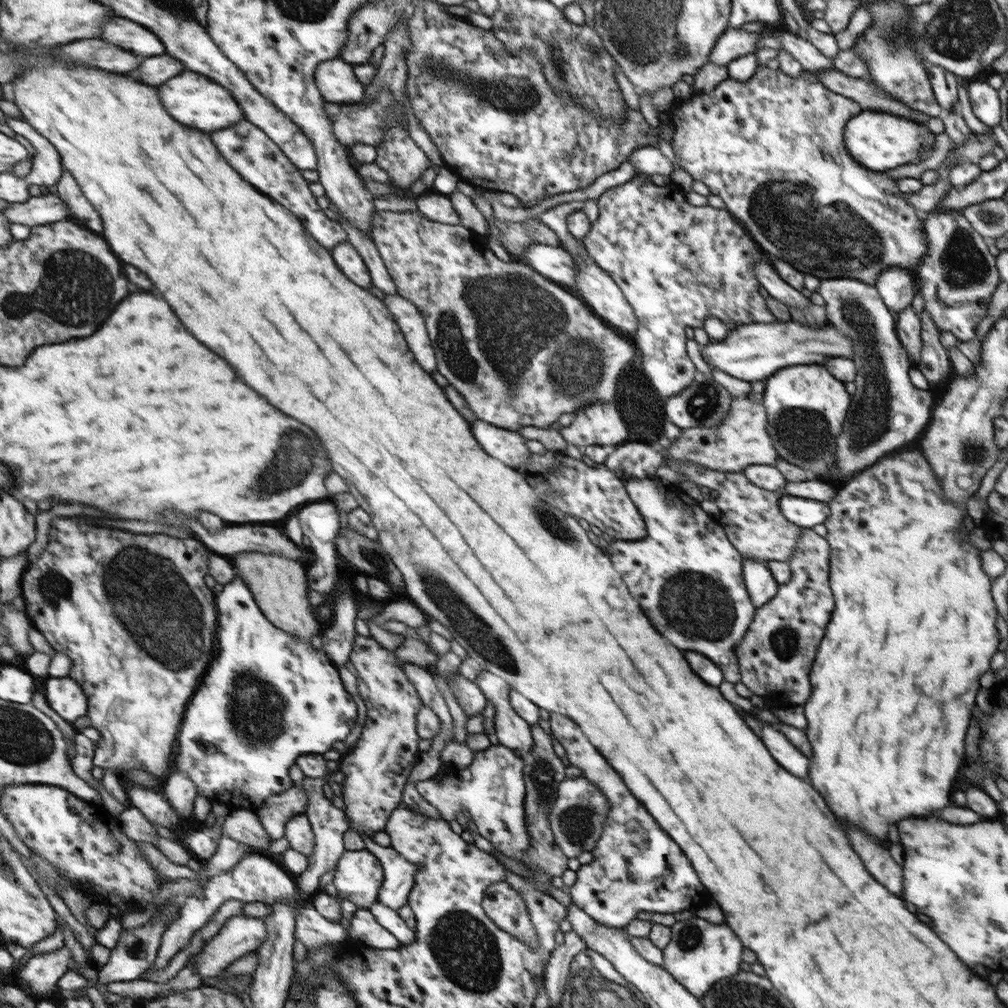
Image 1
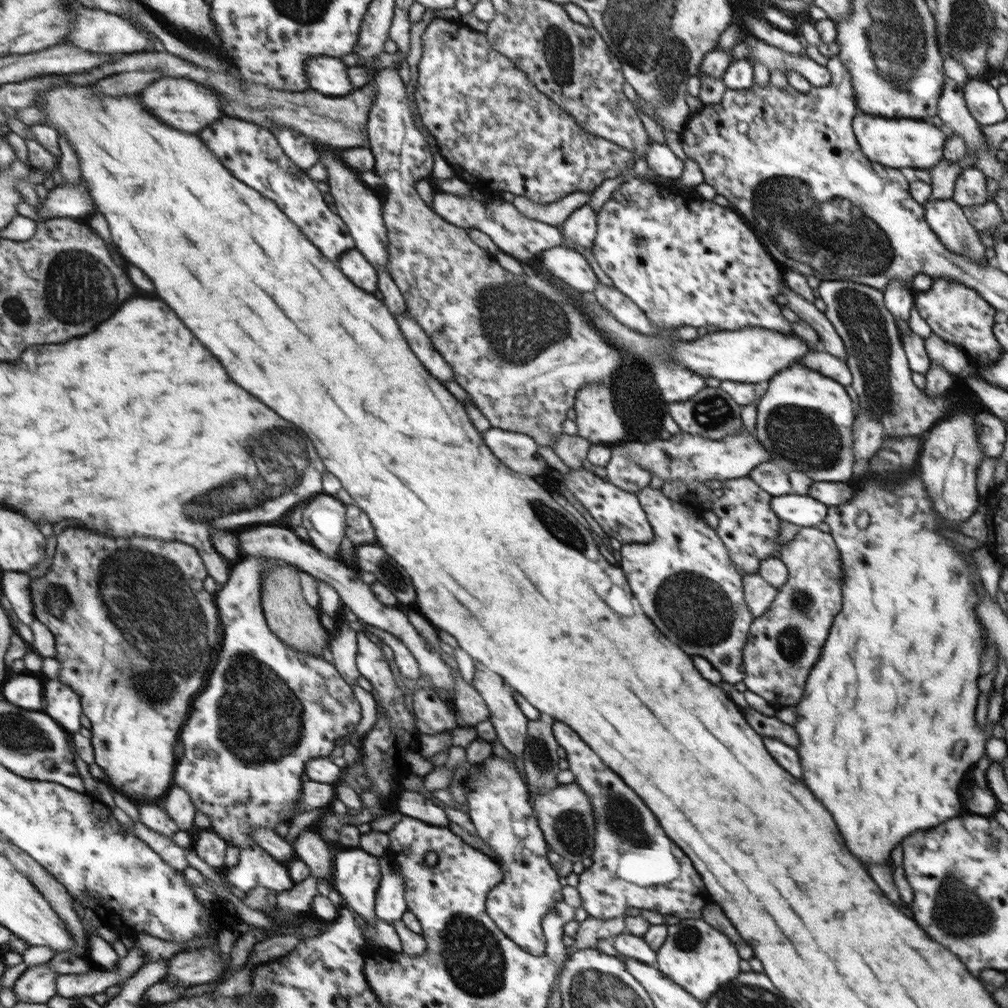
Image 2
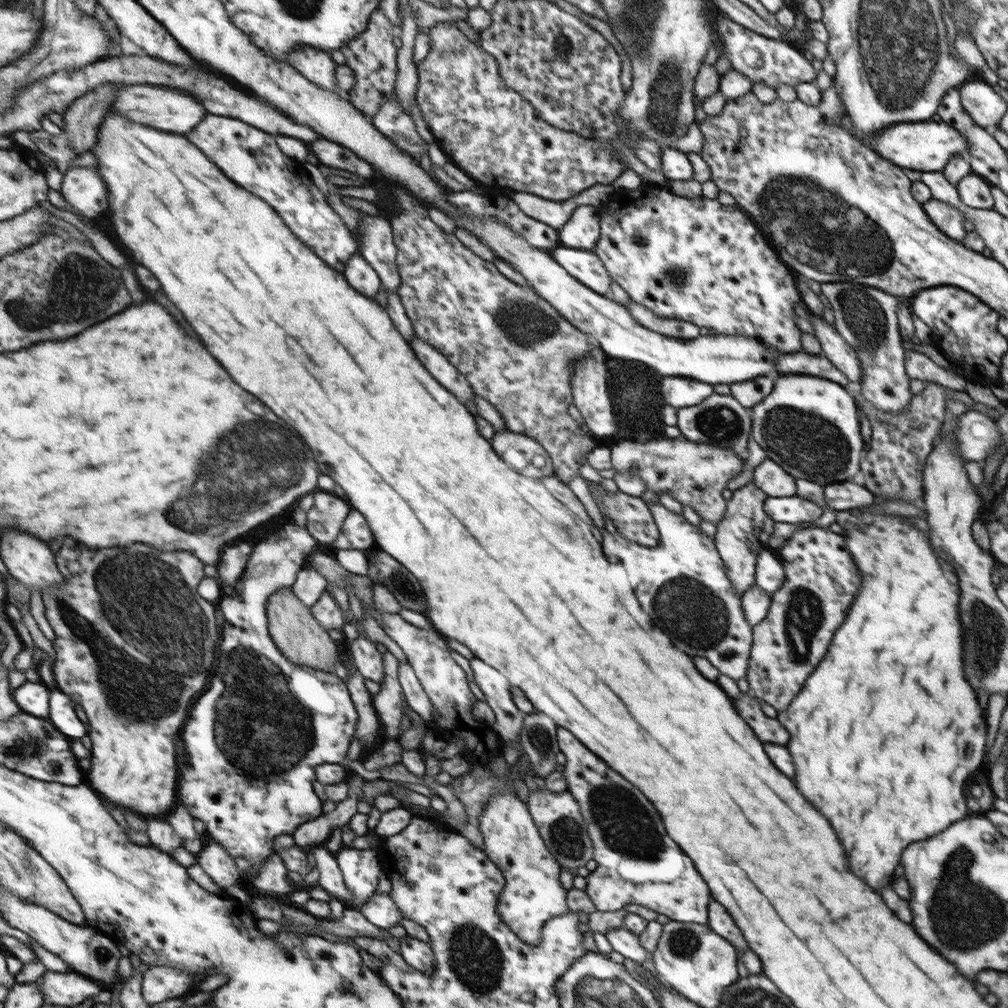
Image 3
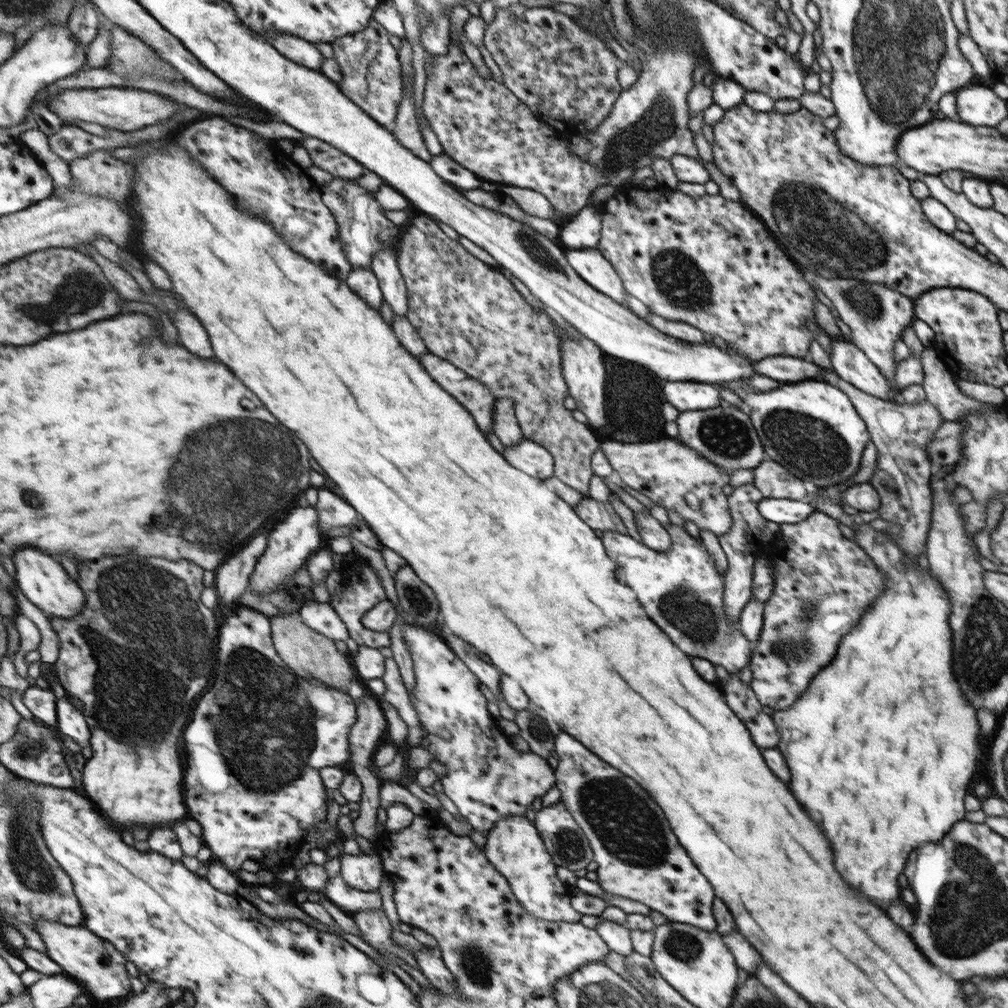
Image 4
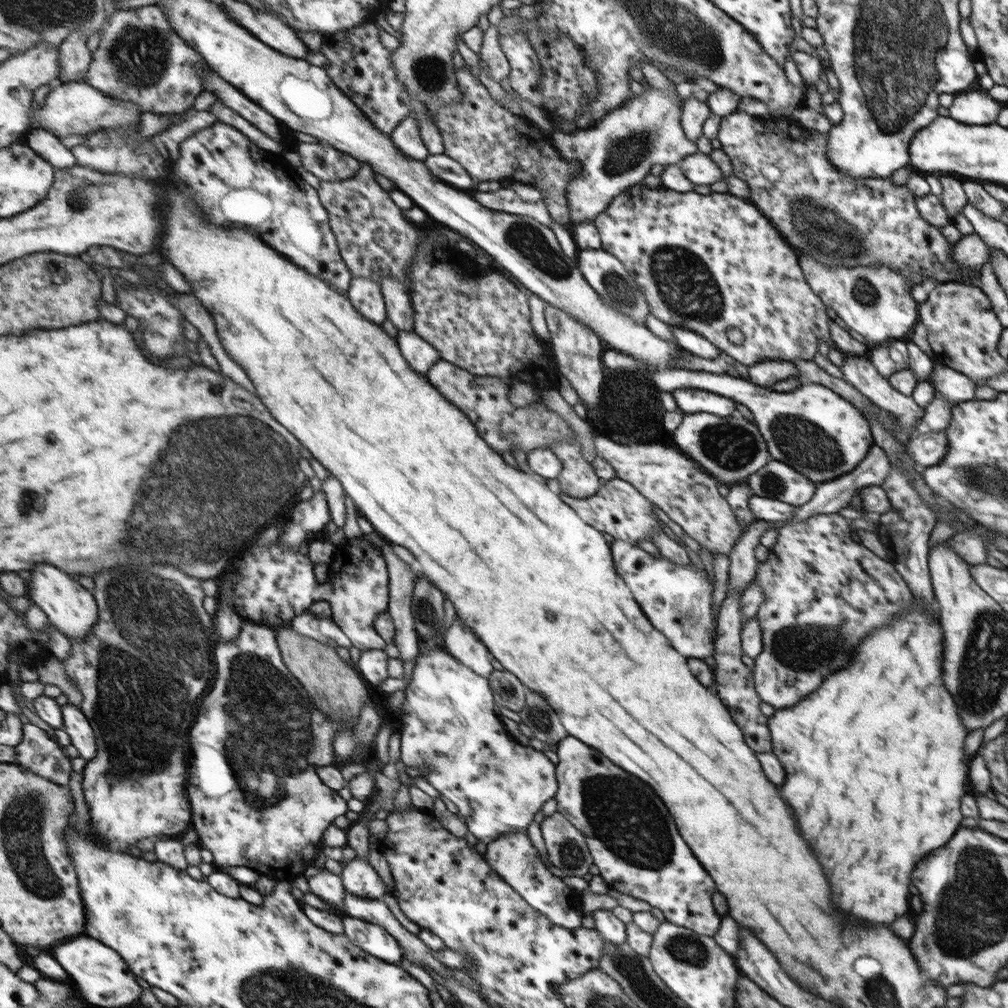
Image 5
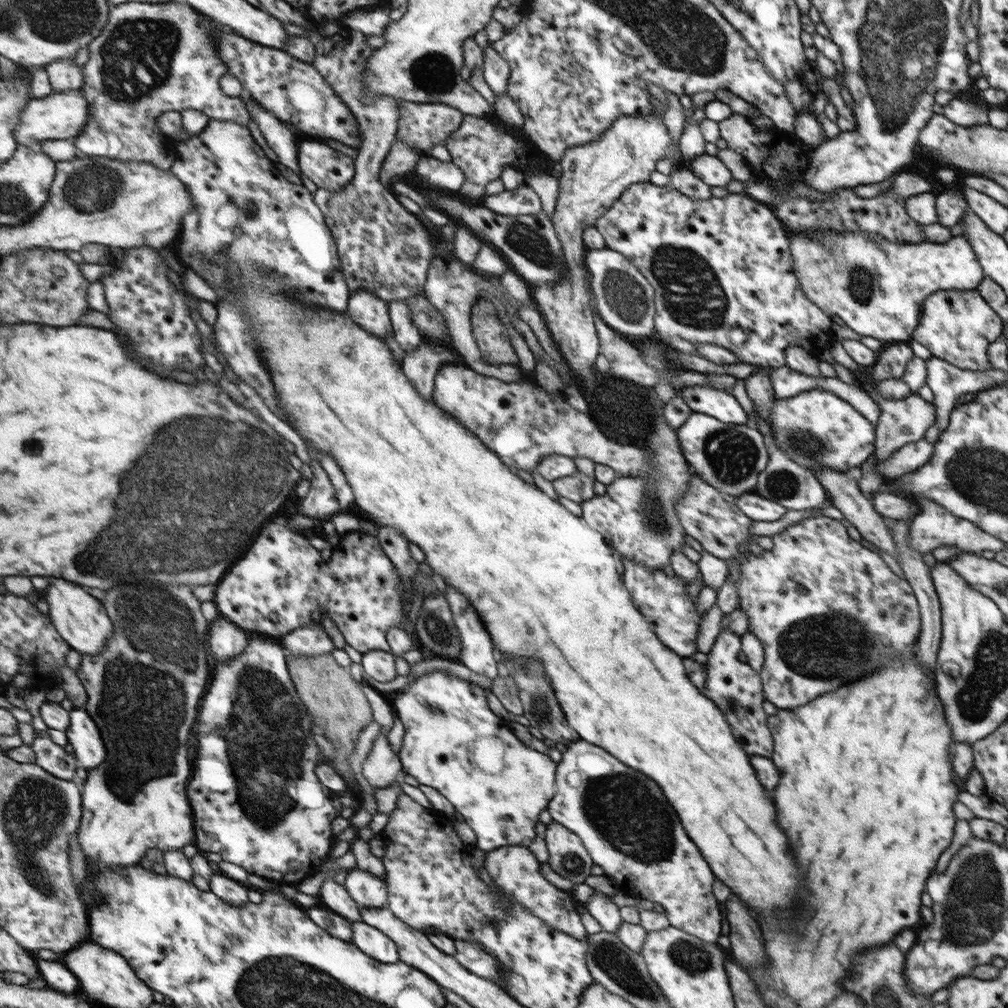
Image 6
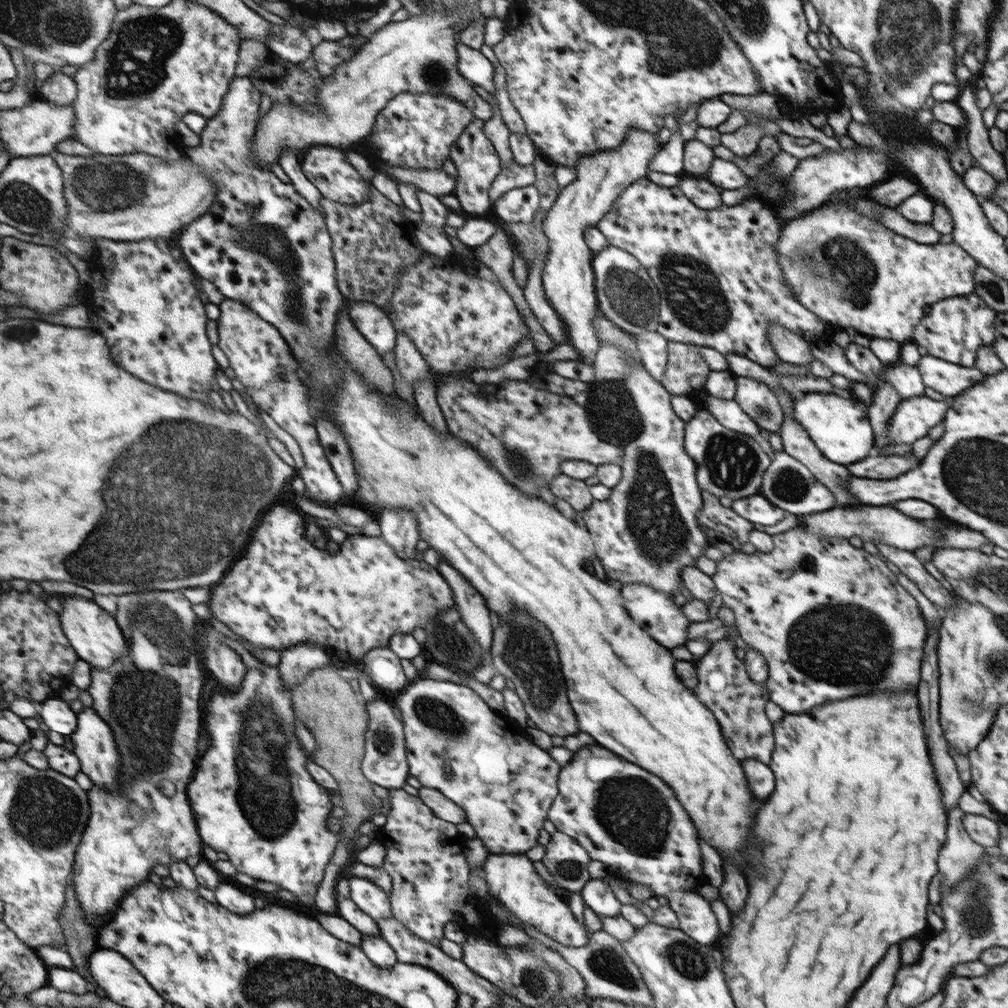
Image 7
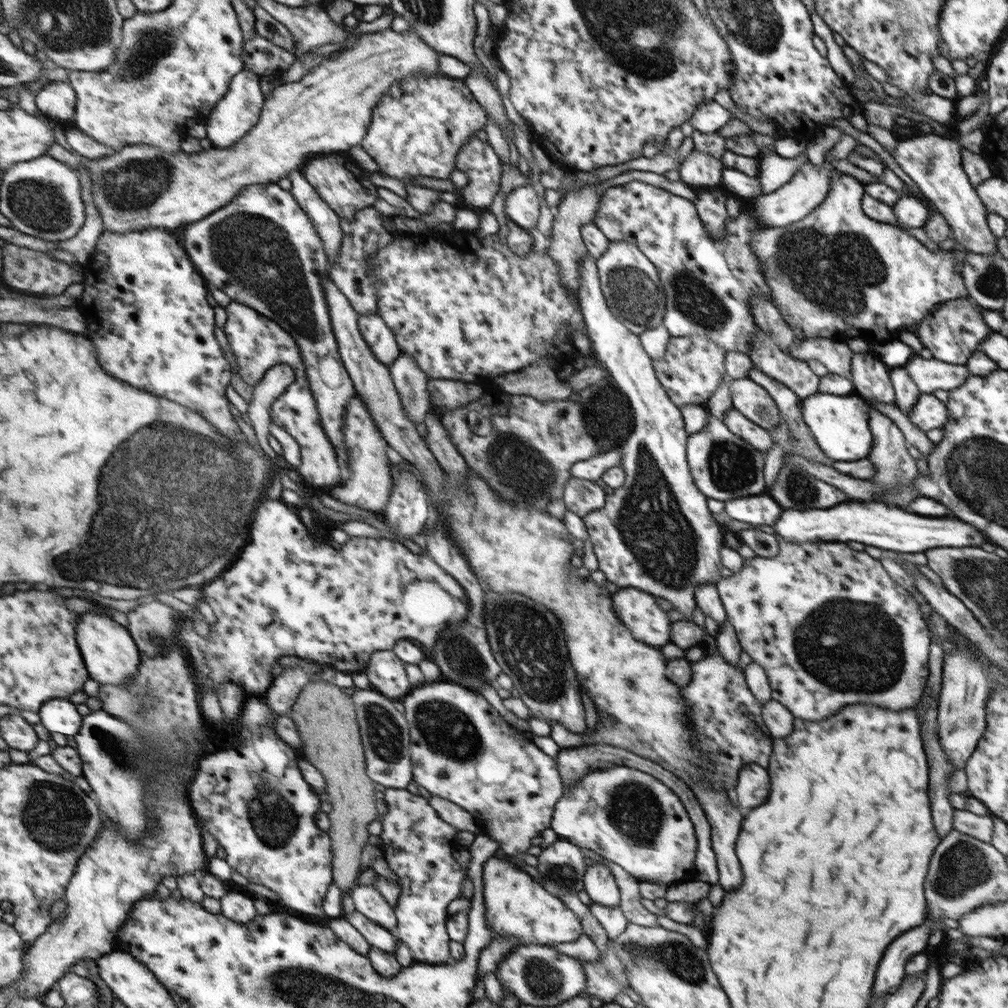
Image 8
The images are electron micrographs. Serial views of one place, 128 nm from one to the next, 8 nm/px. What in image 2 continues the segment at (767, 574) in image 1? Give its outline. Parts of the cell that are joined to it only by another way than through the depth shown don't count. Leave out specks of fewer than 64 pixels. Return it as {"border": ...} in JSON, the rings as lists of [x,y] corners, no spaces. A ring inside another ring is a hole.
{"border":[[[744,573],[744,590],[747,605],[755,618],[764,615],[777,595],[778,589],[766,582],[760,573]]]}

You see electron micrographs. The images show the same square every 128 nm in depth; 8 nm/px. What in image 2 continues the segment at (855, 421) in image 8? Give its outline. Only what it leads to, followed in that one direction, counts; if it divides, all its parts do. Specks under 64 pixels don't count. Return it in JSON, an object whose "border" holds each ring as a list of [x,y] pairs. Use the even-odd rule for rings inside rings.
{"border":[[[790,366],[782,370],[768,382],[768,392],[757,404],[756,436],[770,450],[770,454],[778,456],[778,464],[784,472],[800,470],[816,482],[842,482],[852,476],[854,466],[854,450],[852,450],[852,422],[854,422],[854,404],[846,394],[844,386],[836,380],[824,378],[822,374],[808,370],[806,366]]]}

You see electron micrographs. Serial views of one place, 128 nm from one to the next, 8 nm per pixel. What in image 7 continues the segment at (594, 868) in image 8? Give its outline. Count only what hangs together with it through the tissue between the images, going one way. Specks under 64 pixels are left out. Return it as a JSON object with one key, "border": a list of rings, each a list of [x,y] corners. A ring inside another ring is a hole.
{"border":[[[592,878],[584,885],[581,896],[588,906],[598,917],[618,916],[621,911],[621,903],[616,898],[613,890],[600,878]]]}

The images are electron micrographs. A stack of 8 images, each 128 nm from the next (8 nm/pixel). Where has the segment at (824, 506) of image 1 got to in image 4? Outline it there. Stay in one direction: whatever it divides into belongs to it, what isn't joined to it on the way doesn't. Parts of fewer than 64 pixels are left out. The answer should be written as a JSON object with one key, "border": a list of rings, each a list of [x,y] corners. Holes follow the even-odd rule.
{"border":[[[764,498],[757,508],[767,522],[774,522],[779,526],[799,524],[816,512],[810,503],[786,498]]]}

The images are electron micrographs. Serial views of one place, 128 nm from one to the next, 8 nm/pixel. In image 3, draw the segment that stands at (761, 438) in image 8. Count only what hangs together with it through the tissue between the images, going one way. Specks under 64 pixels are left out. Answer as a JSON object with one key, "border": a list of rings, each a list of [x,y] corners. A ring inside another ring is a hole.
{"border":[[[670,377],[662,380],[662,392],[670,406],[684,408],[696,406],[708,398],[712,394],[712,386],[702,386],[702,382],[688,380],[686,377]]]}

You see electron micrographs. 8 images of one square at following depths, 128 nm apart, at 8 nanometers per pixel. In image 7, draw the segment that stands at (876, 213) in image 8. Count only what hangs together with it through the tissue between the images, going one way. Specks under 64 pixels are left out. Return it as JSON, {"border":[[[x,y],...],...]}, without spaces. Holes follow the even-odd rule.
{"border":[[[884,205],[876,206],[878,209],[878,219],[885,227],[904,235],[906,238],[915,239],[916,242],[924,244],[940,243],[940,231],[934,229],[931,224],[916,224],[906,220],[896,208]]]}

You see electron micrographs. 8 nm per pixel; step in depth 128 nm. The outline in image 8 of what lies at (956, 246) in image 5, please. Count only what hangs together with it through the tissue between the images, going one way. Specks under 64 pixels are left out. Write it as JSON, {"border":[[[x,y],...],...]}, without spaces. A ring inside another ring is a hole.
{"border":[[[832,169],[830,191],[827,198],[810,216],[785,227],[762,228],[762,230],[754,232],[754,236],[752,236],[752,249],[755,250],[756,257],[758,257],[760,265],[762,265],[762,269],[764,269],[764,277],[767,278],[767,283],[771,286],[772,302],[780,311],[786,323],[790,325],[790,329],[796,333],[796,337],[800,337],[802,340],[810,337],[822,337],[834,339],[835,341],[846,341],[849,338],[863,337],[873,343],[881,343],[886,340],[899,339],[905,333],[910,332],[908,328],[912,328],[914,324],[918,324],[922,318],[932,312],[934,304],[942,304],[946,300],[968,297],[968,291],[966,291],[967,280],[962,280],[962,275],[965,273],[962,266],[964,266],[966,250],[959,247],[946,252],[942,252],[941,249],[932,252],[926,246],[922,246],[919,239],[914,238],[900,227],[892,226],[891,223],[876,222],[876,219],[873,219],[863,210],[862,198],[864,198],[865,193],[866,185],[848,174]]]}

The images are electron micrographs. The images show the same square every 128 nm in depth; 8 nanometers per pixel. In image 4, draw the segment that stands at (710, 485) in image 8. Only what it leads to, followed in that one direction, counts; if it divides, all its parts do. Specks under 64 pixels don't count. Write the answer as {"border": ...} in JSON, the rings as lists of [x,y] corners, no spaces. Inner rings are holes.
{"border":[[[722,400],[720,406],[716,408],[710,408],[710,410],[692,410],[692,412],[680,412],[678,420],[678,441],[686,445],[696,446],[696,449],[700,454],[706,454],[708,461],[720,465],[720,467],[728,470],[740,470],[740,469],[755,469],[758,465],[764,462],[764,456],[766,451],[764,450],[763,443],[758,438],[758,431],[755,426],[752,426],[751,415],[744,414],[744,408],[736,408],[736,406]]]}

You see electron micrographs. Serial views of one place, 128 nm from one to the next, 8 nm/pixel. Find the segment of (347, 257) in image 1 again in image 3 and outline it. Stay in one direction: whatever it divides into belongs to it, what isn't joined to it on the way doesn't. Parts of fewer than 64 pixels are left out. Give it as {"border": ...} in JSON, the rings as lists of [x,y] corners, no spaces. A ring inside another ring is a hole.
{"border":[[[360,252],[352,257],[344,273],[352,286],[368,297],[376,297],[377,292],[382,289],[382,280],[379,278],[378,272]]]}

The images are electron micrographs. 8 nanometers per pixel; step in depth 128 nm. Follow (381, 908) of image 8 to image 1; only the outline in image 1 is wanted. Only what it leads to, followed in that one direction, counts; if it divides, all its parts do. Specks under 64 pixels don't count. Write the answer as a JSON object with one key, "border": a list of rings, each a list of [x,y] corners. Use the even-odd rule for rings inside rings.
{"border":[[[360,849],[346,851],[337,866],[335,878],[340,898],[356,902],[359,909],[369,909],[378,898],[386,875],[383,866],[371,851]]]}

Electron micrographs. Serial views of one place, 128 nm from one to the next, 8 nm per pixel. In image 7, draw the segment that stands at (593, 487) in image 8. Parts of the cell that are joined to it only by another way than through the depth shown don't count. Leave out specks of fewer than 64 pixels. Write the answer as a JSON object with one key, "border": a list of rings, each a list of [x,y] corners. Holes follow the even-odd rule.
{"border":[[[557,477],[551,482],[549,489],[557,498],[568,502],[576,512],[586,511],[594,501],[592,494],[590,494],[590,486],[577,479]]]}

